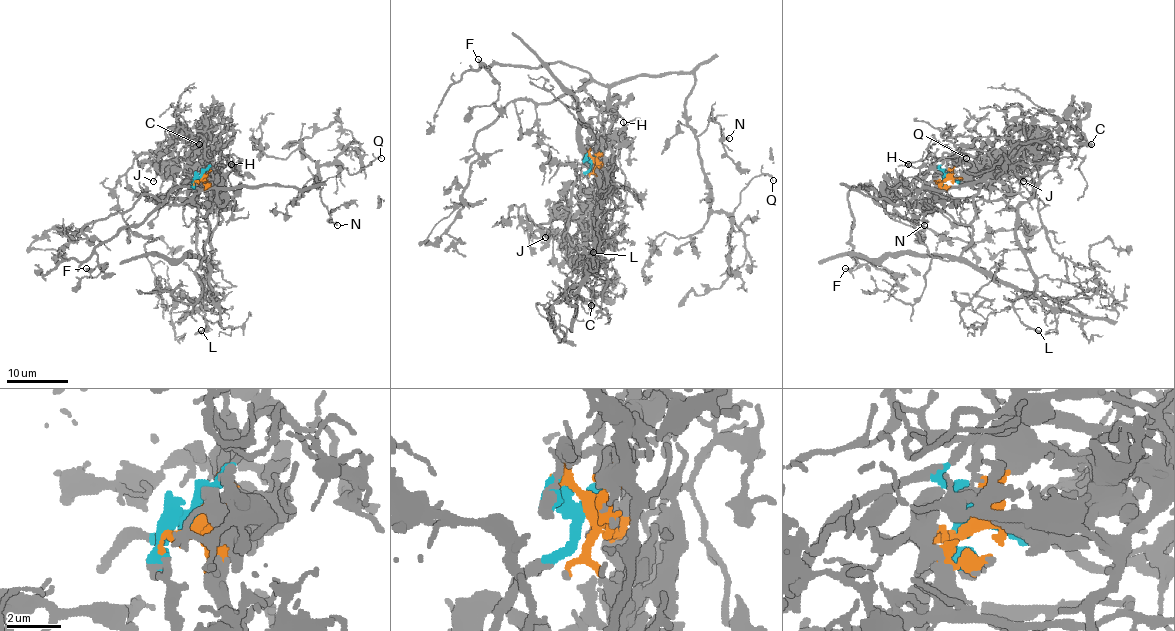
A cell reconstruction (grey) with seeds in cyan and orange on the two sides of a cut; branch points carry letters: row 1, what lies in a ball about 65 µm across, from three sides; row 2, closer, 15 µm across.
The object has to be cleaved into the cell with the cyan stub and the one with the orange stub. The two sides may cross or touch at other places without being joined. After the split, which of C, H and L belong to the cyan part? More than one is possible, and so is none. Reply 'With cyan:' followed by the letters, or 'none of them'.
With cyan: H

